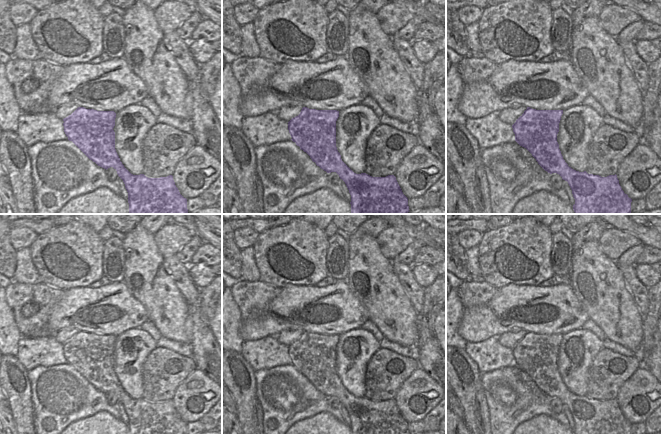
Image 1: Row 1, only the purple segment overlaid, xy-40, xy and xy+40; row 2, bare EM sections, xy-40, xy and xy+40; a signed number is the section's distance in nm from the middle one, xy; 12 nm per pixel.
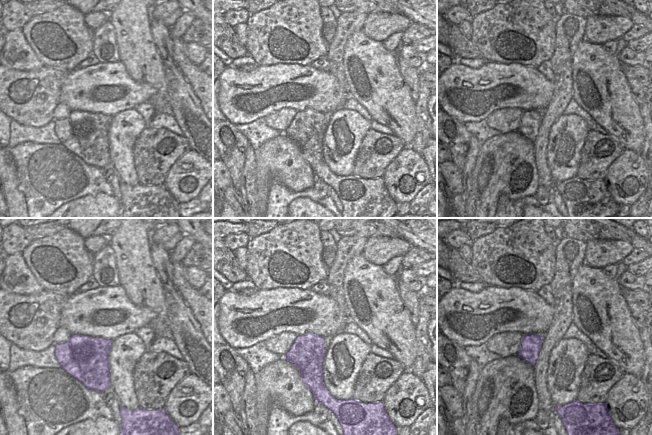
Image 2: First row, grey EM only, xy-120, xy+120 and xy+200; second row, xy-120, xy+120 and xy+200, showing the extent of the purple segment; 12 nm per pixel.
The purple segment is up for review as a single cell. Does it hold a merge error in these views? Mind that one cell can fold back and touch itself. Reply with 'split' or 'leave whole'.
split

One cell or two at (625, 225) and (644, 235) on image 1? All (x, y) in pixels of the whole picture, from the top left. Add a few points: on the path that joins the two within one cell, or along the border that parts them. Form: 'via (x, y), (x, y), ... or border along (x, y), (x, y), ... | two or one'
via (630, 227), (639, 231) | one

